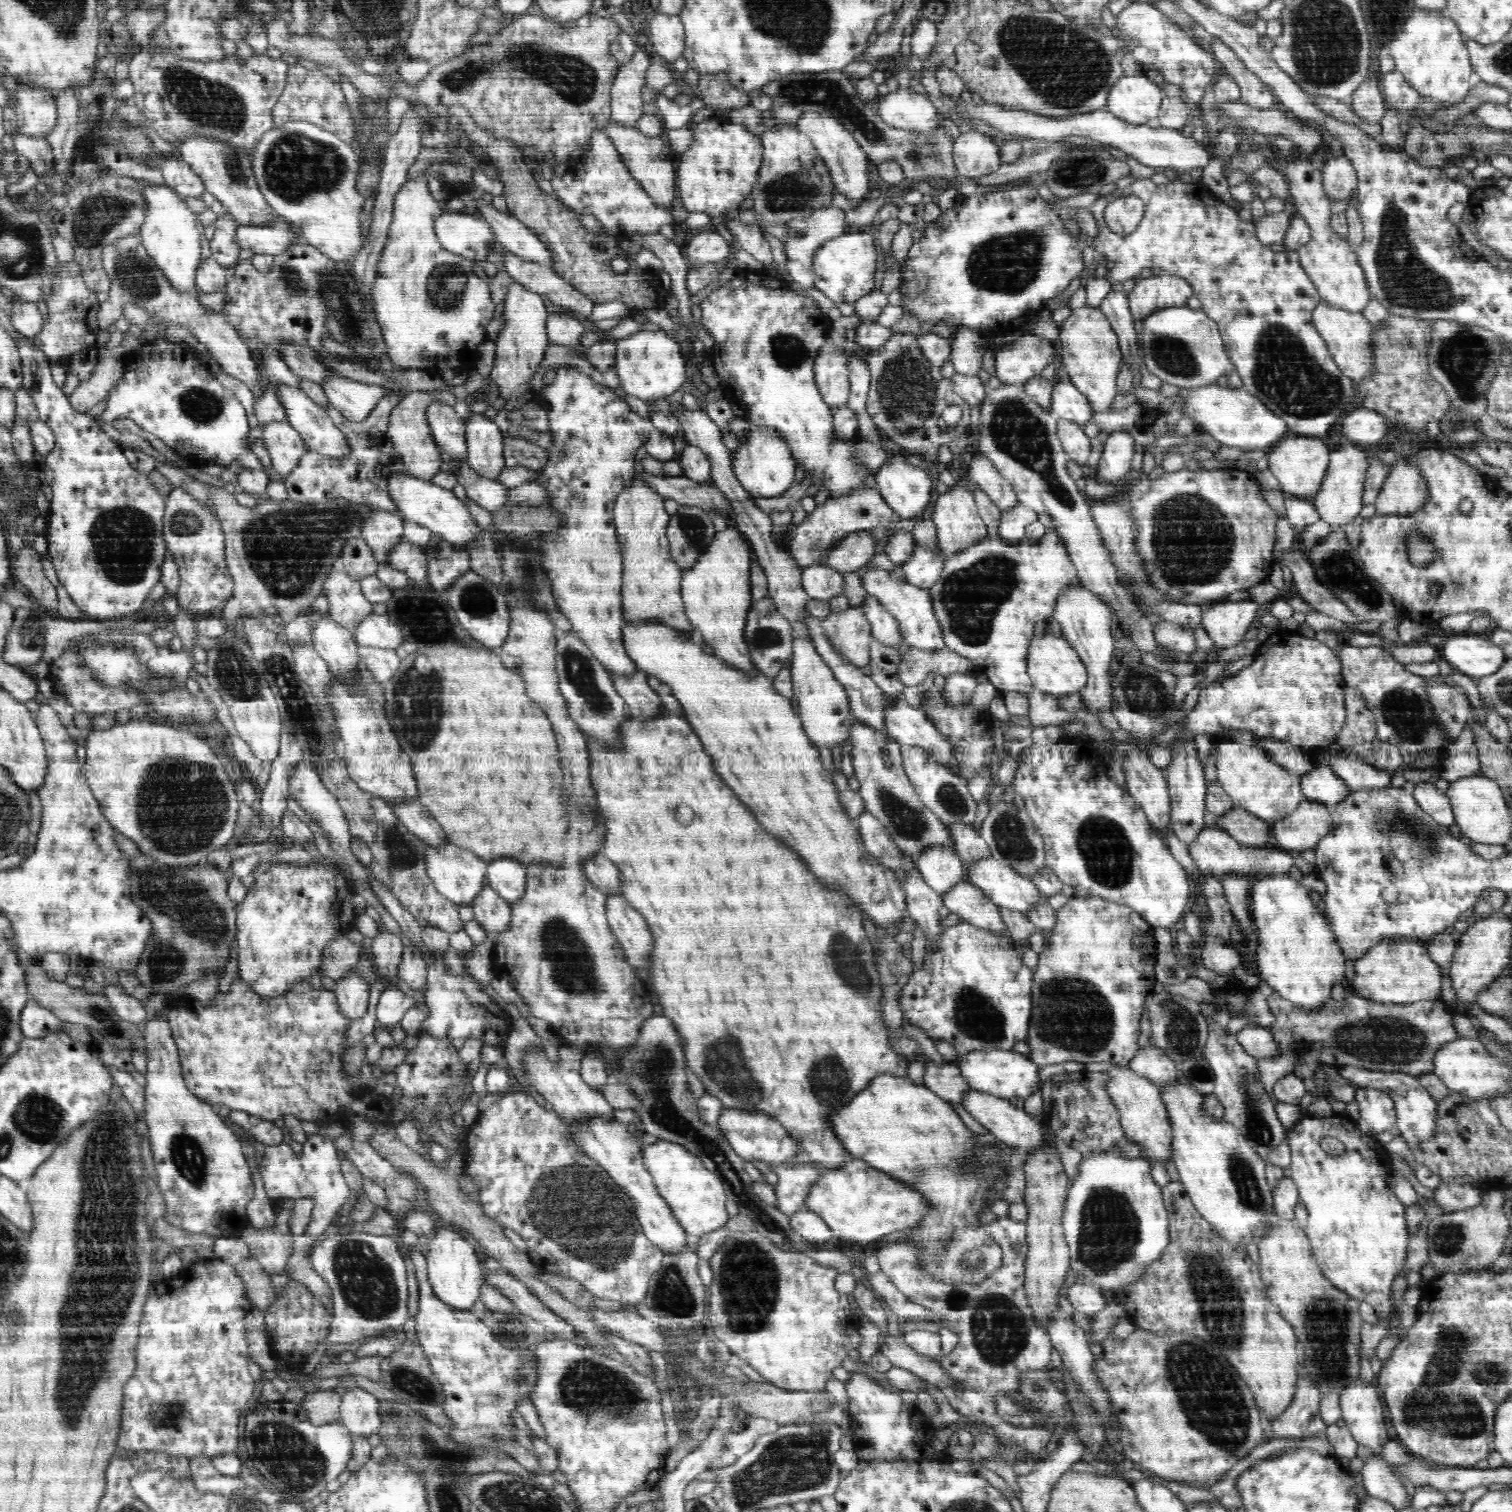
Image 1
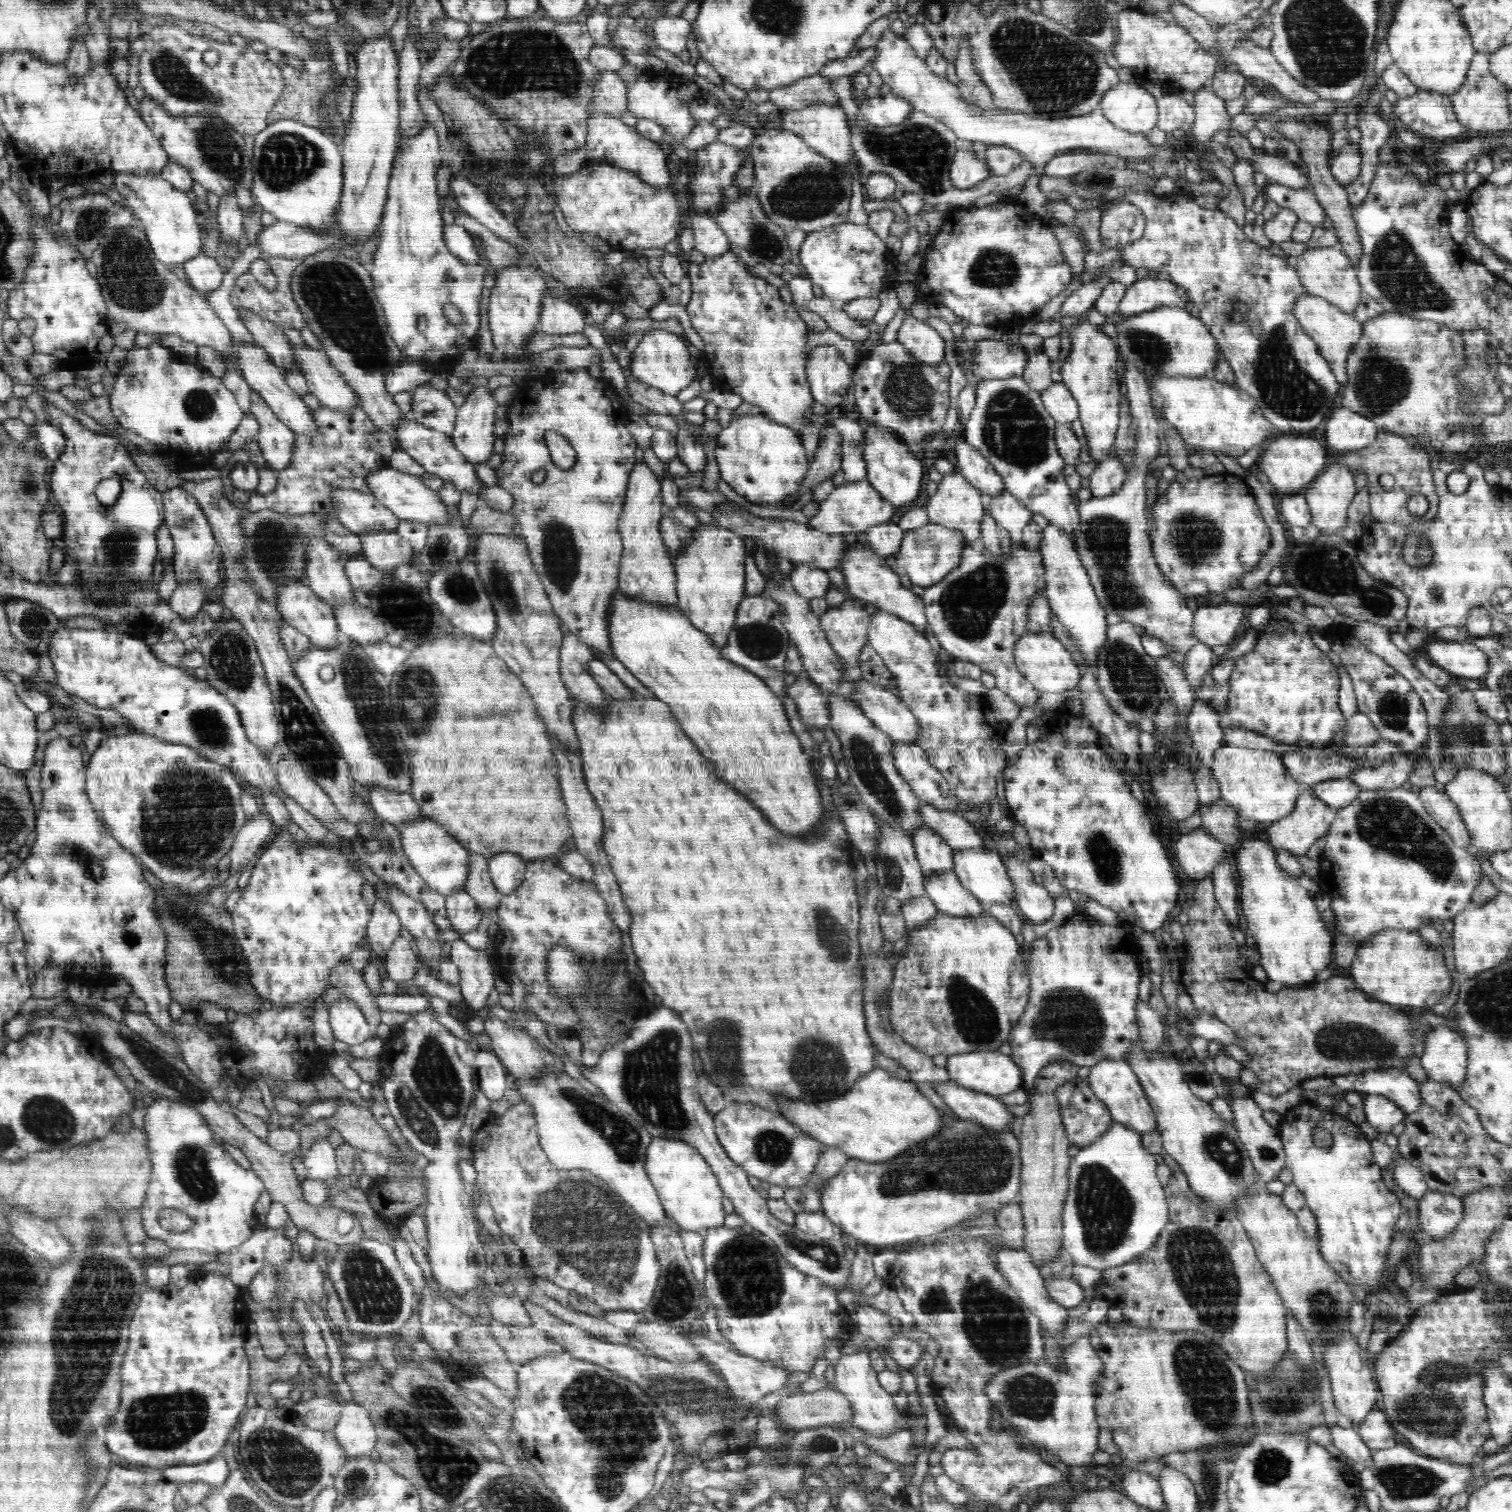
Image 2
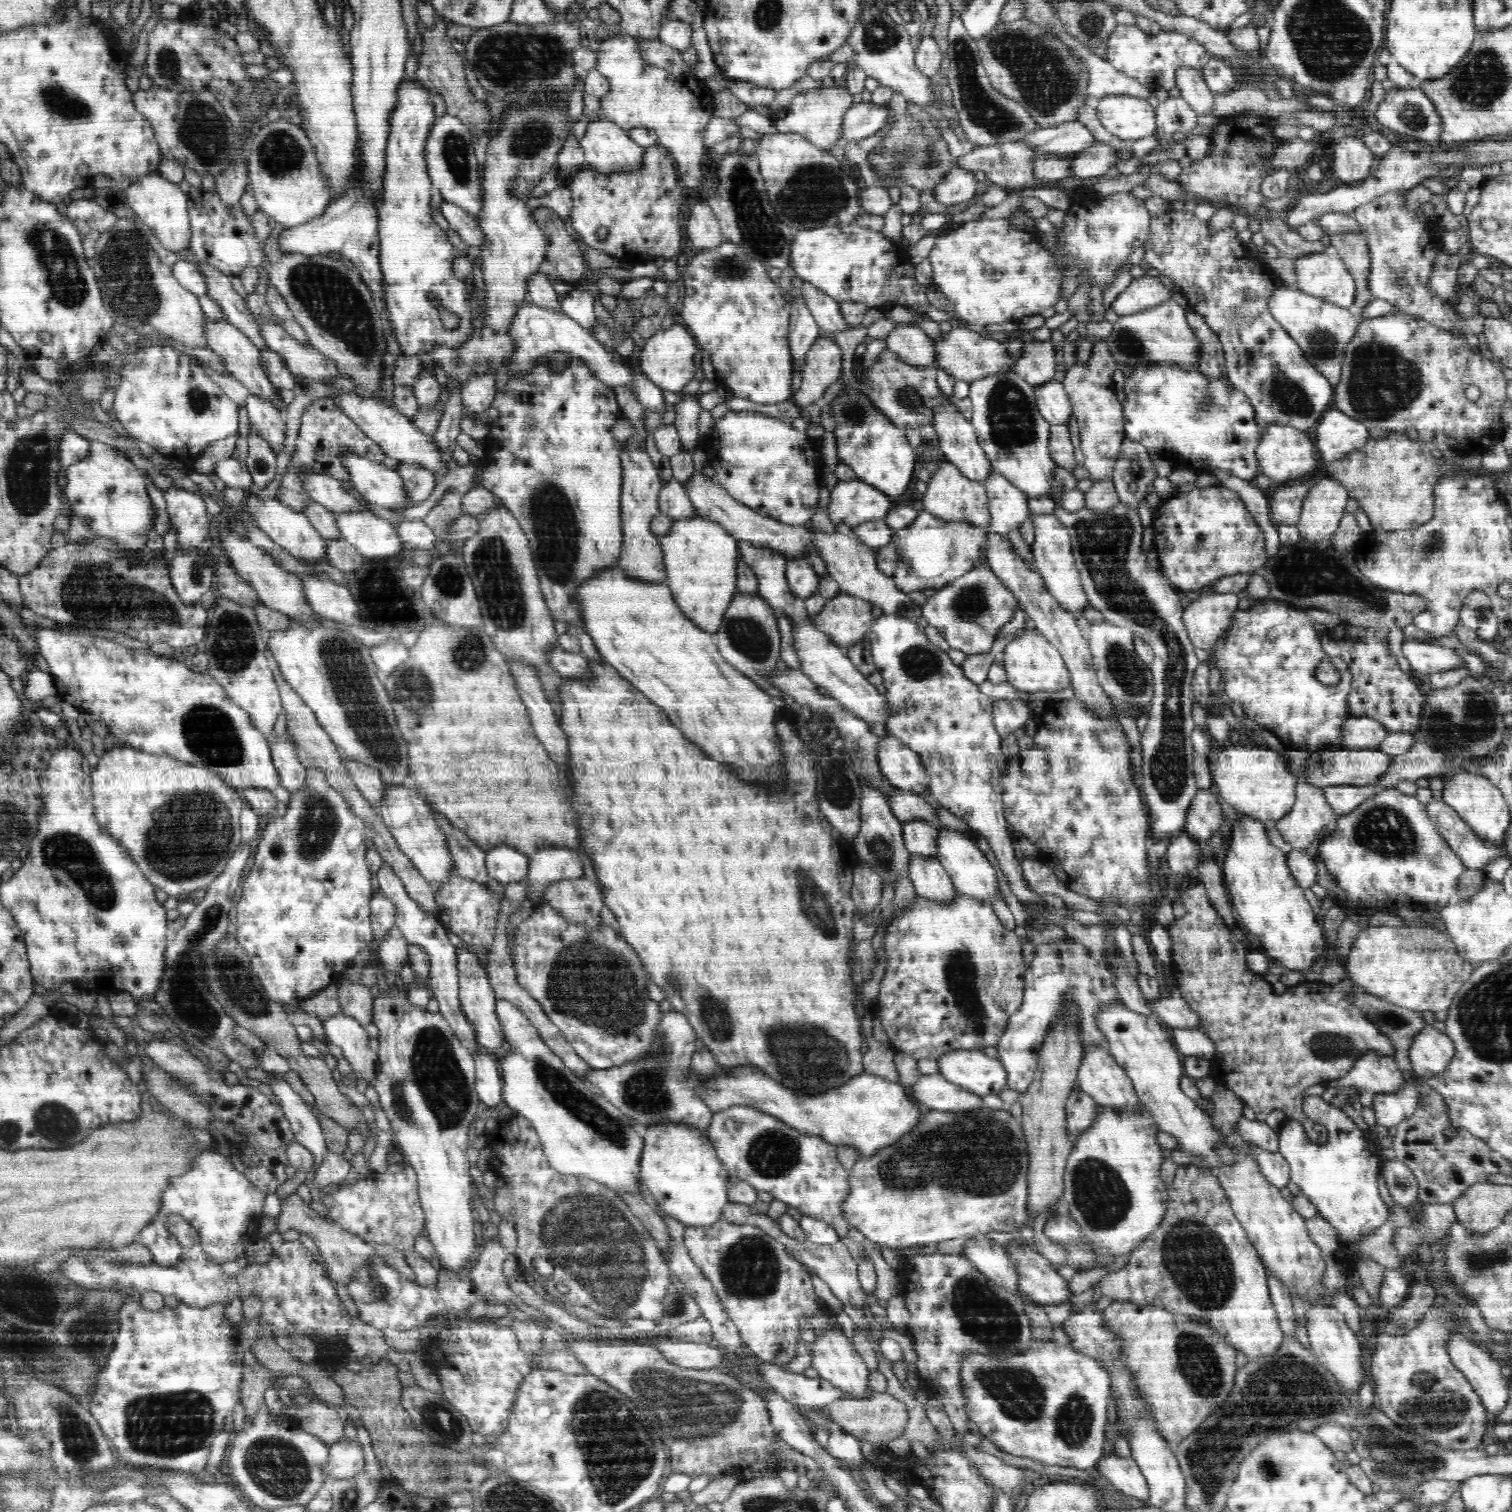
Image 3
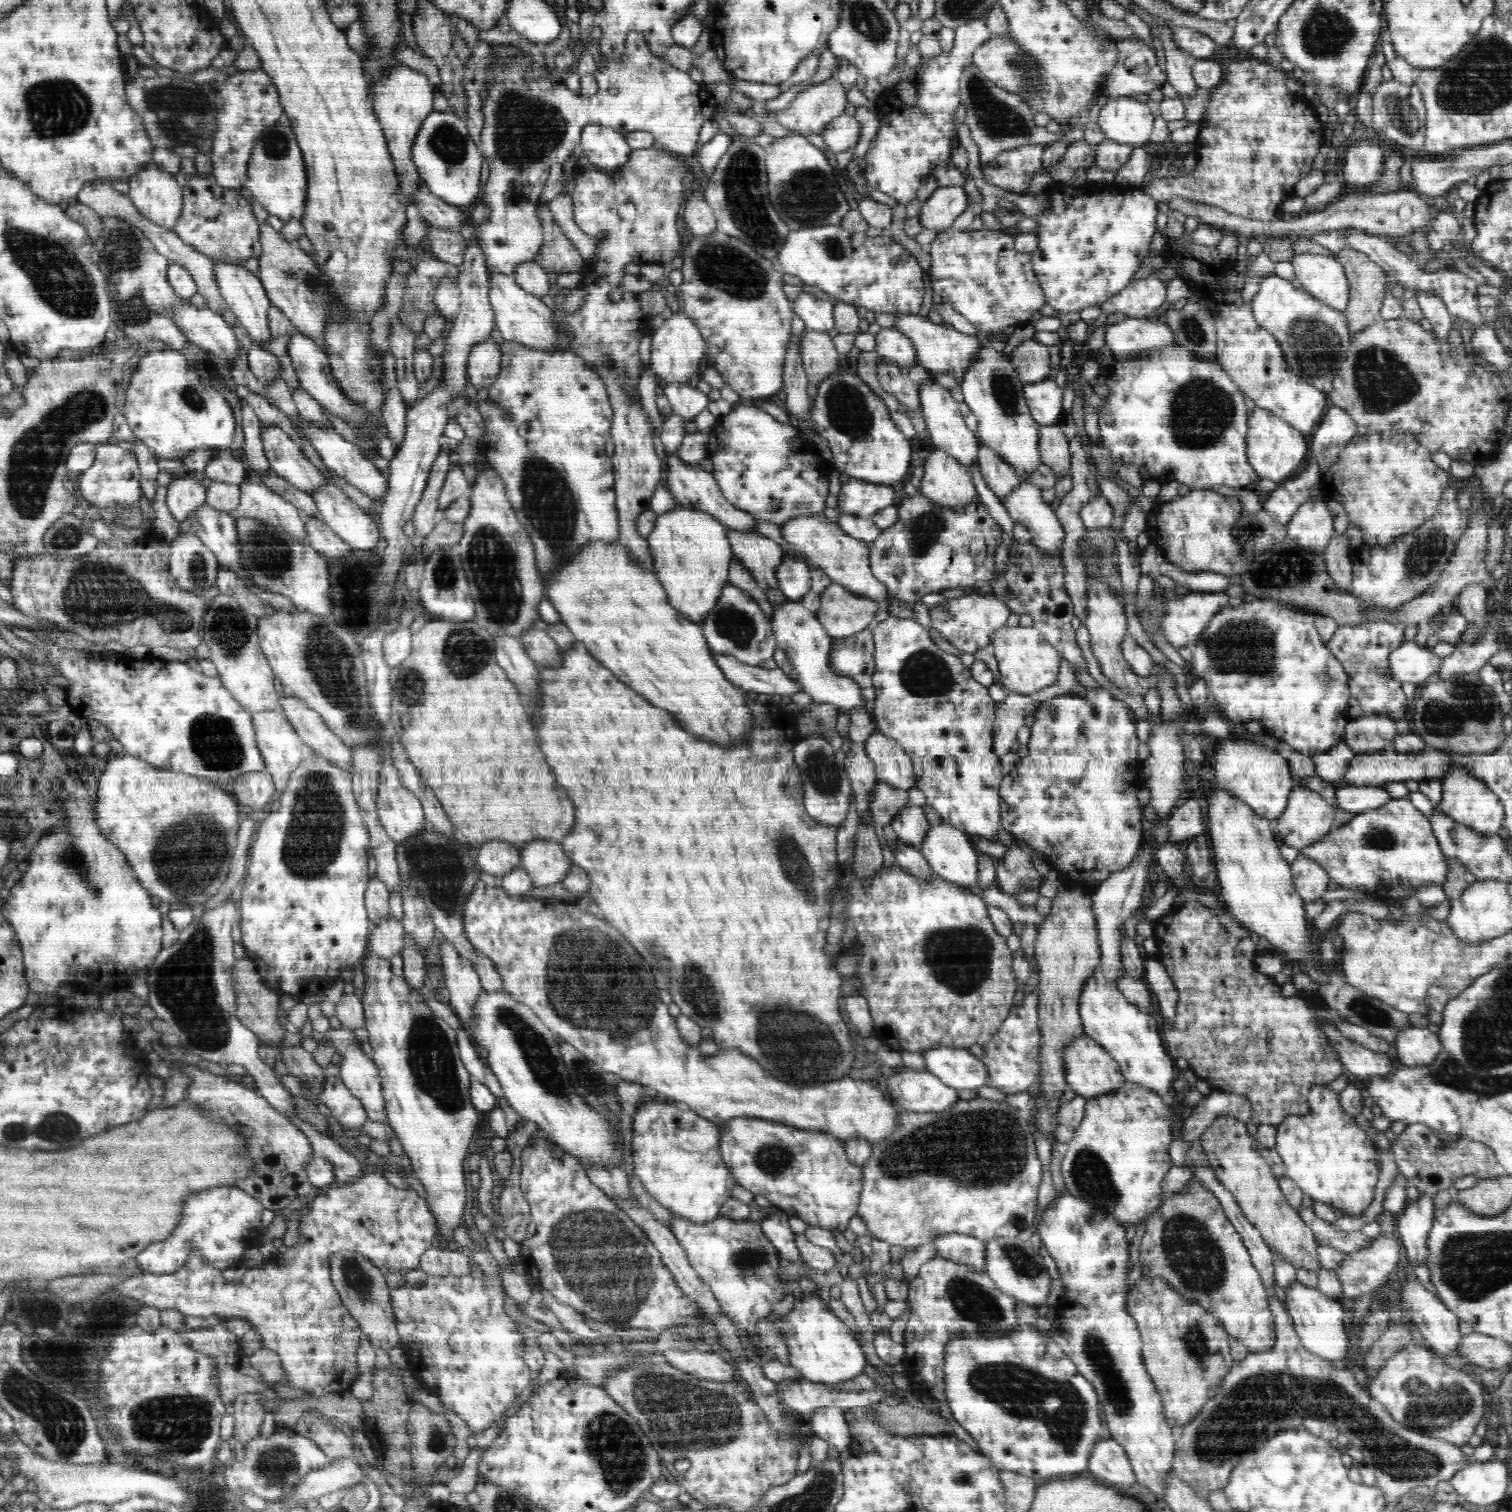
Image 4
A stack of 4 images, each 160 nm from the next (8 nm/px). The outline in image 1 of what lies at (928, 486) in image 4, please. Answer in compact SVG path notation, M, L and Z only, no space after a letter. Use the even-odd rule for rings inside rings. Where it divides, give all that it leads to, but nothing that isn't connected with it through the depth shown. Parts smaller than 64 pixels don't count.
M958 481L948 491L939 494L931 520L936 525L939 548L947 557L954 556L963 548L972 546L982 539L987 539L987 526L980 518L971 486L967 481Z

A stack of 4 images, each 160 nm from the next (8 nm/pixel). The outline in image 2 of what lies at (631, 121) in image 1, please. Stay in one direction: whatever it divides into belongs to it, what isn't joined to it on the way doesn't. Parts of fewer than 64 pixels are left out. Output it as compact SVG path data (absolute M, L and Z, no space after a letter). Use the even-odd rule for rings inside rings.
M600 71L600 78L594 84L590 116L598 113L621 116L624 112L628 112L628 83L617 72Z

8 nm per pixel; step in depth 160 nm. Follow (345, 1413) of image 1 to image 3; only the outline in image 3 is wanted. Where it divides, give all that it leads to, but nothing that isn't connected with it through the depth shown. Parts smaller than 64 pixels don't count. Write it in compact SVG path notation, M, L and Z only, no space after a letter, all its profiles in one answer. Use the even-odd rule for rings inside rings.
M346 1436L329 1447L329 1457L325 1466L328 1480L354 1478L365 1466L364 1451L358 1441L352 1442Z

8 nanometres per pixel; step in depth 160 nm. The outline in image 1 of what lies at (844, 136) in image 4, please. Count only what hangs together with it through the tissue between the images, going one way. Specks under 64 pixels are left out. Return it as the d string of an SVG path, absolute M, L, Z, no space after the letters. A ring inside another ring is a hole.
M910 89L879 97L875 103L877 114L886 125L894 128L932 134L938 130L938 110L926 94L916 94Z

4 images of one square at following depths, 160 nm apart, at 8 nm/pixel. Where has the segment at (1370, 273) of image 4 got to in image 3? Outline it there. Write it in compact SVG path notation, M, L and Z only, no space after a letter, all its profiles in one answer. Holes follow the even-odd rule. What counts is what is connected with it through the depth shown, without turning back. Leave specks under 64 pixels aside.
M1358 232L1333 234L1330 237L1331 245L1336 248L1340 260L1355 280L1356 294L1353 310L1358 315L1374 297L1368 286L1371 262L1368 244L1364 236Z

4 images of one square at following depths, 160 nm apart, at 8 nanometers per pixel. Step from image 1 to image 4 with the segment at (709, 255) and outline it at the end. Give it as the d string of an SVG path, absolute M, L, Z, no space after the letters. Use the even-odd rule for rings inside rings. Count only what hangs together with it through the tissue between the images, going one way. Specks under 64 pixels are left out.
M694 192L684 204L684 220L696 237L706 236L717 230L716 217L706 202L705 194Z

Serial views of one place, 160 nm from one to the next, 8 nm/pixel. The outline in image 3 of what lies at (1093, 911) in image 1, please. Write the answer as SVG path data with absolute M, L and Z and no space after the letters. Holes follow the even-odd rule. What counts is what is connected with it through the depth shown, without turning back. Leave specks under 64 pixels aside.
M1069 938L1038 945L1031 966L1025 972L1024 980L1025 991L1022 1004L1010 1016L1008 1026L995 1046L998 1051L996 1060L1002 1063L1002 1067L1007 1072L1006 1088L1019 1094L1026 1093L1033 1082L1040 1048L1050 1026L1065 1011L1063 1002L1066 997L1072 997L1072 1001L1078 1005L1078 1014L1081 1019L1079 1028L1085 1052L1092 1046L1106 1046L1104 1035L1096 1027L1096 1013L1110 1003L1116 1001L1122 1003L1119 1000L1118 991L1114 988L1115 974L1107 963L1099 964L1096 959L1090 957L1084 945Z

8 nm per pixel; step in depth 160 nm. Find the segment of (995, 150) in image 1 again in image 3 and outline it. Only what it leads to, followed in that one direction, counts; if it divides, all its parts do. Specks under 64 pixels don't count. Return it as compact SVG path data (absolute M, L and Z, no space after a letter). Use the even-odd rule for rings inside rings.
M952 168L945 174L941 183L932 189L935 201L945 207L966 204L975 194L976 179L972 172L963 168Z

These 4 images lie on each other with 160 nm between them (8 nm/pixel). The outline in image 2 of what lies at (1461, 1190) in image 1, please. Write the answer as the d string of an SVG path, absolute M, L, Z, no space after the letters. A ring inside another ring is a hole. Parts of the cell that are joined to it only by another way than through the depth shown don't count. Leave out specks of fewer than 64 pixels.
M1426 1191L1419 1200L1419 1232L1437 1242L1450 1236L1462 1220L1462 1197Z

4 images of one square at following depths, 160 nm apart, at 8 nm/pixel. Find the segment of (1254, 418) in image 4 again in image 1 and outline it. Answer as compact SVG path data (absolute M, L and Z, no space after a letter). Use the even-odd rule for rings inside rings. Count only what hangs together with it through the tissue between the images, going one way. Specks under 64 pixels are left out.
M1286 436L1273 446L1268 457L1268 467L1279 482L1280 490L1286 497L1311 498L1319 491L1328 470L1332 444L1324 444L1318 438ZM1328 446L1328 448L1326 448Z

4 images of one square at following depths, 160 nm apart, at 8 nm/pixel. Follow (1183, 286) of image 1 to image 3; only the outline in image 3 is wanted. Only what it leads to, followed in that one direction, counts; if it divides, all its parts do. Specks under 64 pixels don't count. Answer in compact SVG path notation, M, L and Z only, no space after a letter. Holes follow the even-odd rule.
M1143 275L1134 278L1130 286L1116 296L1111 308L1122 317L1150 310L1170 299L1180 300L1184 310L1188 310L1186 297L1180 297L1167 289L1159 277Z

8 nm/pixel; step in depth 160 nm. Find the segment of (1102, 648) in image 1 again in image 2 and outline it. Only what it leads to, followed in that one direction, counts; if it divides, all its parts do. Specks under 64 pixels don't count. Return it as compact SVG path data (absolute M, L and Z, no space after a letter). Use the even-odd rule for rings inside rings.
M1052 523L1045 526L1043 534L1044 538L1038 550L1042 553L1044 563L1046 599L1050 603L1052 614L1061 621L1062 626L1066 627L1068 635L1076 642L1078 651L1084 655L1084 663L1090 663L1095 668L1098 649L1106 642L1107 637L1106 611L1100 607L1088 572L1076 553L1073 538L1064 529Z

